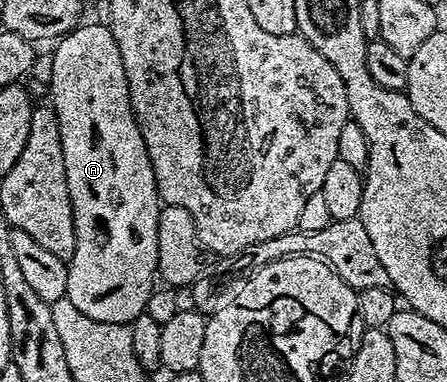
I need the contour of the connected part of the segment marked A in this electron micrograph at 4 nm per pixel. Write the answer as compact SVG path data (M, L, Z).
M80 23L55 45L55 53L51 56L51 100L50 107L55 109L57 122L61 130L61 150L65 158L65 178L69 186L69 202L73 210L73 230L75 231L75 249L73 258L67 261L67 294L66 300L73 302L85 318L93 318L97 322L130 325L138 316L144 315L147 303L157 284L157 222L161 201L155 185L153 166L149 162L149 154L145 150L145 138L141 138L141 130L135 121L135 112L131 108L129 86L125 78L125 66L121 62L121 50L117 50L117 42L113 38L110 27L103 24Z

